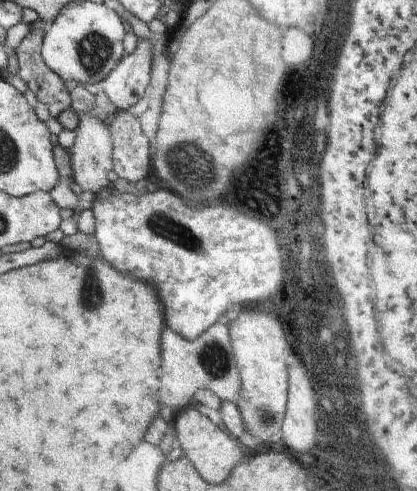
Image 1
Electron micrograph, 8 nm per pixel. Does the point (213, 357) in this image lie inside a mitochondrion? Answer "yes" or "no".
yes

